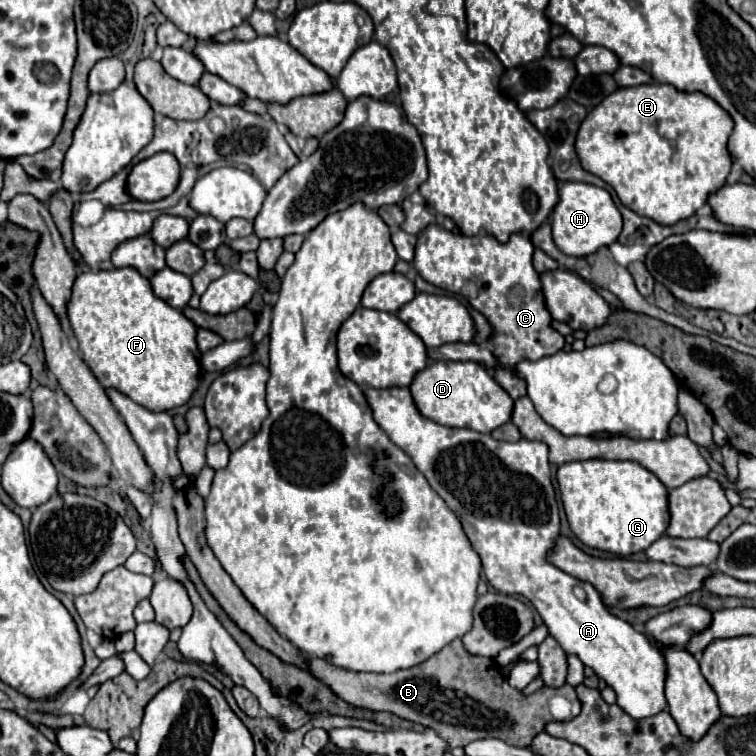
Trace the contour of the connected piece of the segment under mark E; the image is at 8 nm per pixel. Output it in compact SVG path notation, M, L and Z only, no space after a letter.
M662 83L620 87L590 111L584 125L580 125L576 153L580 153L584 169L612 185L622 205L658 225L674 225L692 217L702 205L706 205L710 193L716 193L726 185L726 177L732 169L732 155L728 151L732 127L732 117L714 99L700 91L686 93Z

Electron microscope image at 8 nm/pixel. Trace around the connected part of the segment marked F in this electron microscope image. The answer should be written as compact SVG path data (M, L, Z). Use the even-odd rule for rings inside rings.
M124 267L96 273L82 271L72 287L68 319L84 361L104 389L116 389L150 411L170 411L182 407L198 389L202 373L200 351L196 345L198 327L178 309L156 297L150 281L142 277L136 269Z

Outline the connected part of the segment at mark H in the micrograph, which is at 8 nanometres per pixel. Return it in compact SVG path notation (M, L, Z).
M566 181L558 191L558 203L552 211L552 239L556 247L574 257L586 257L600 247L612 245L622 229L622 217L610 193L602 187L578 181Z

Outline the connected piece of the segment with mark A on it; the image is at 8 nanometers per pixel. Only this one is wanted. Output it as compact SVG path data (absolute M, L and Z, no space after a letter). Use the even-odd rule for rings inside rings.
M366 387L364 395L374 411L376 423L384 429L394 445L398 445L416 465L416 469L428 479L430 487L446 501L446 505L460 519L472 547L478 551L484 575L488 583L506 595L522 595L526 597L536 611L540 613L548 633L558 641L558 645L576 655L586 667L592 667L594 673L604 679L618 695L618 705L636 719L644 719L666 709L664 697L664 655L658 647L654 647L642 631L632 627L630 623L618 619L604 605L600 593L586 581L580 581L556 565L548 561L548 553L554 549L556 539L560 535L560 515L556 493L550 479L548 465L548 445L542 441L520 439L516 443L496 441L490 435L472 431L472 429L452 429L426 419L418 407L414 409L414 399L408 387L392 387L392 389L372 389Z

